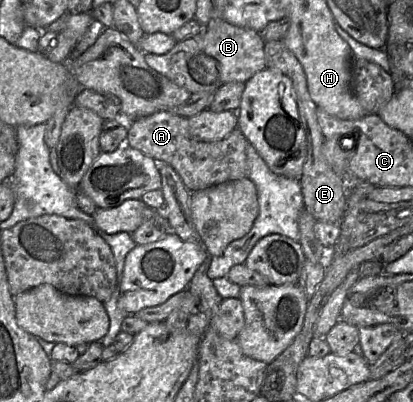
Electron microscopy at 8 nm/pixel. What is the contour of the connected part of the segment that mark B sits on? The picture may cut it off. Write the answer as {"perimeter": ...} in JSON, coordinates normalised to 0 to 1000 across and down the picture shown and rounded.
{"perimeter":[[[542,47],[511,50],[506,67],[472,90],[431,102],[400,134],[349,132],[356,159],[383,182],[412,197],[426,211],[462,231],[484,226],[521,226],[542,209],[559,204],[596,204],[625,177],[639,172],[644,144],[634,85],[603,70],[576,67]]]}

